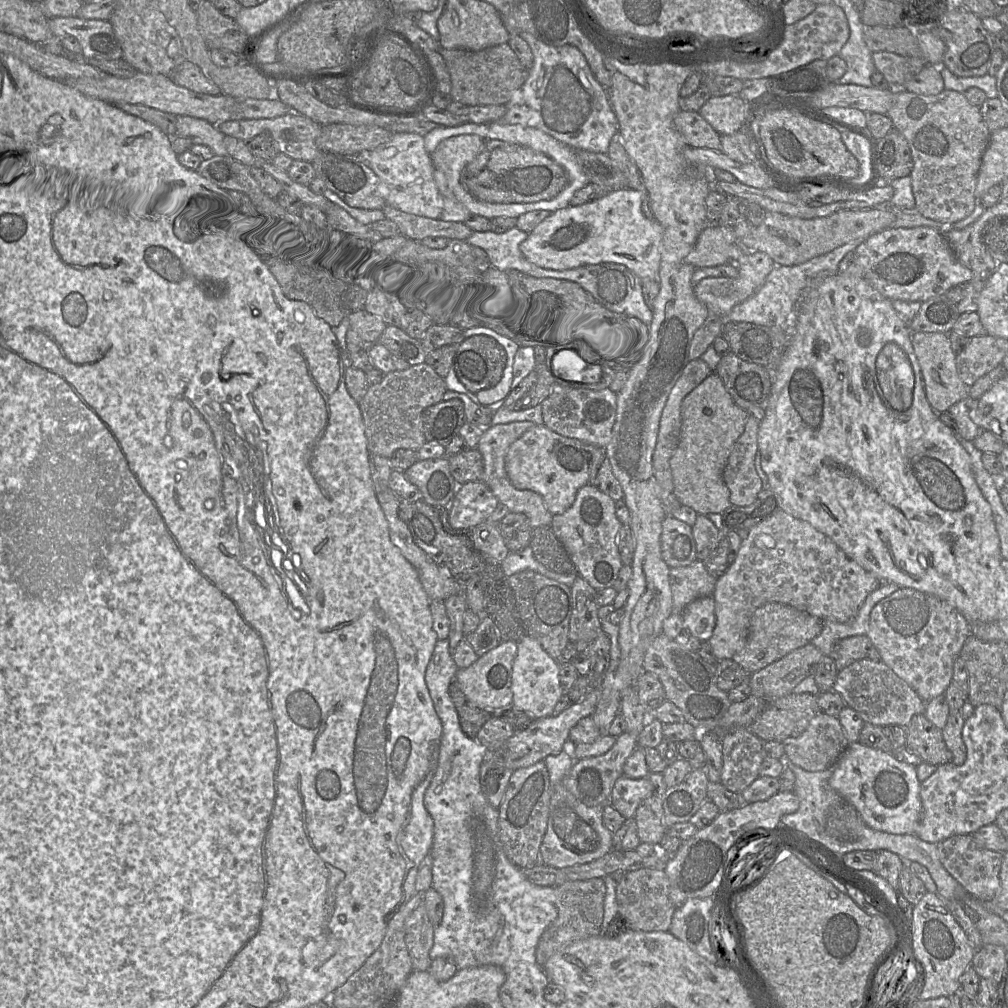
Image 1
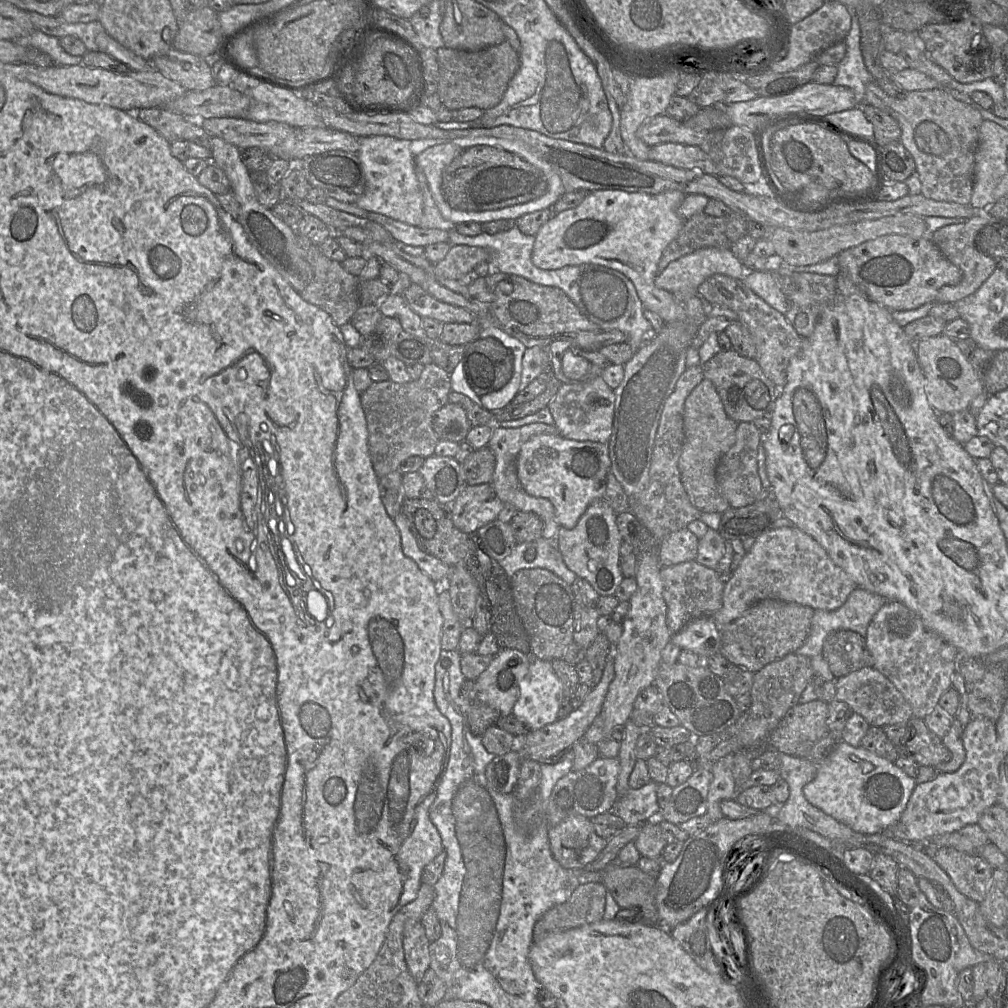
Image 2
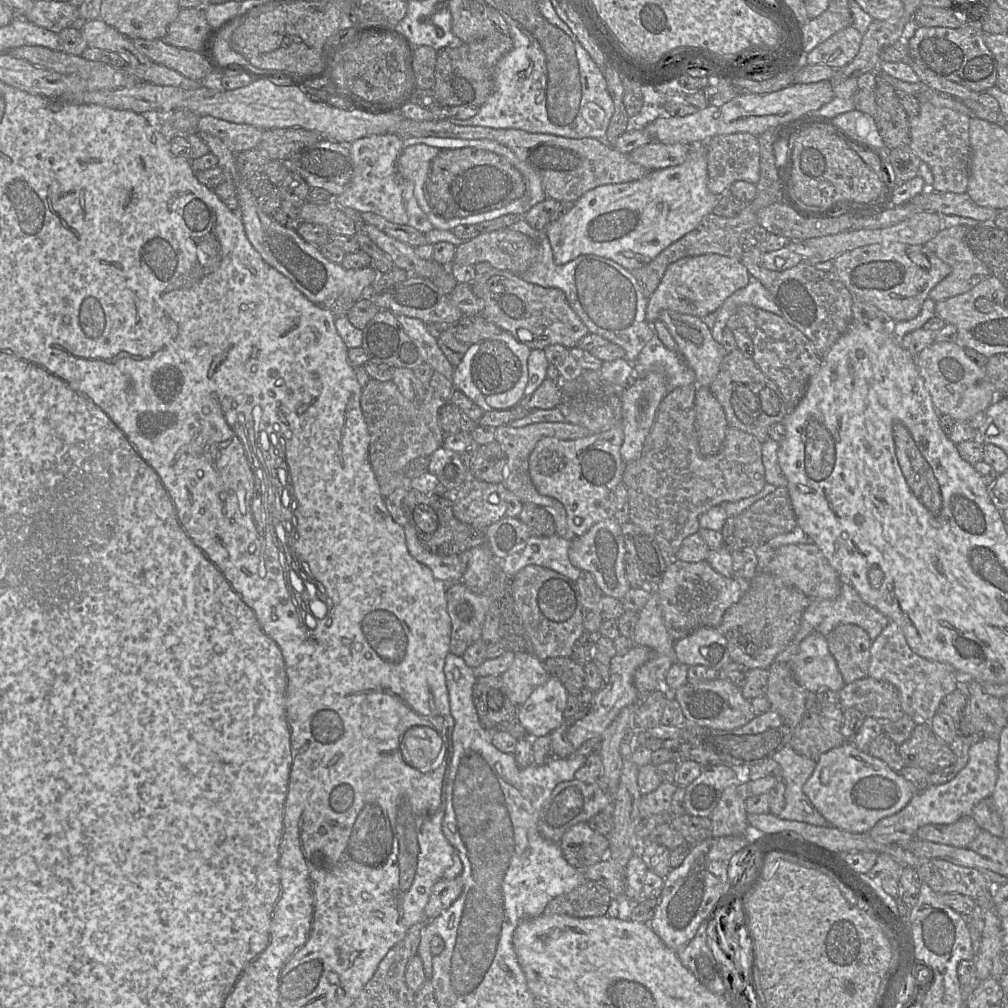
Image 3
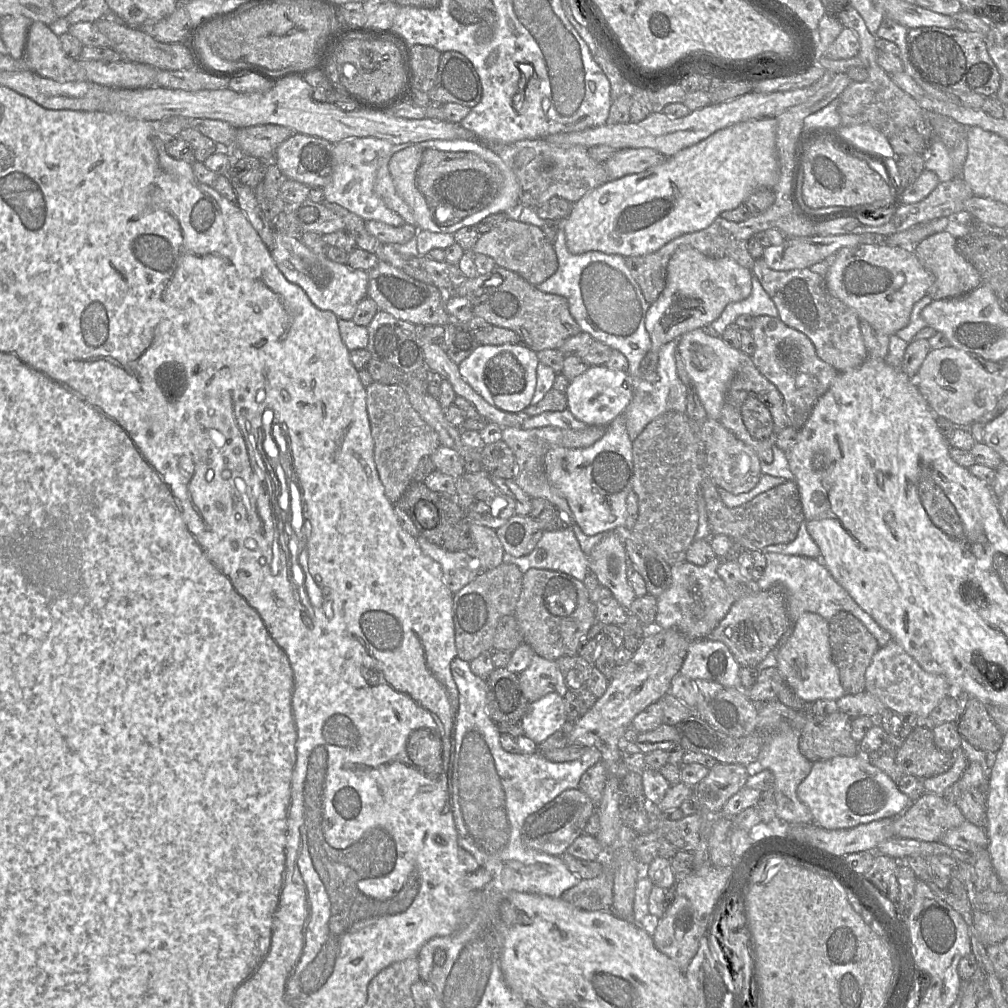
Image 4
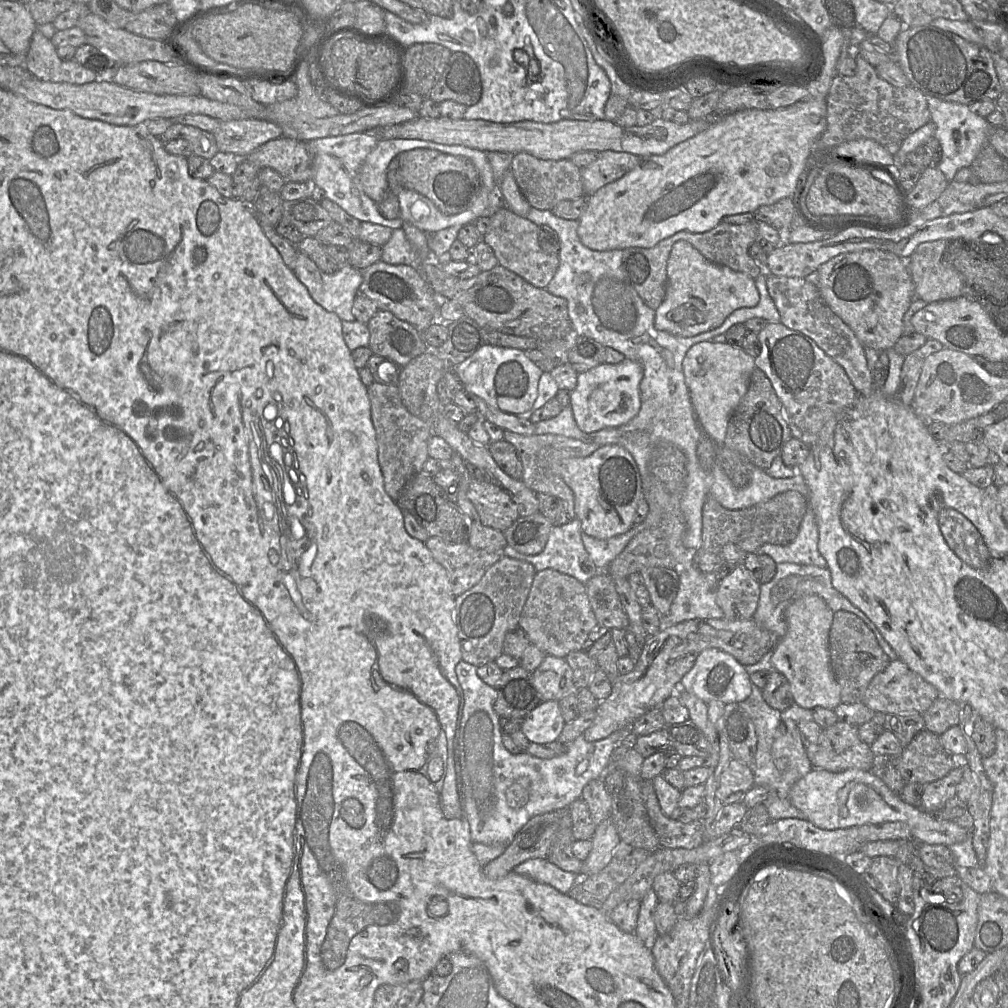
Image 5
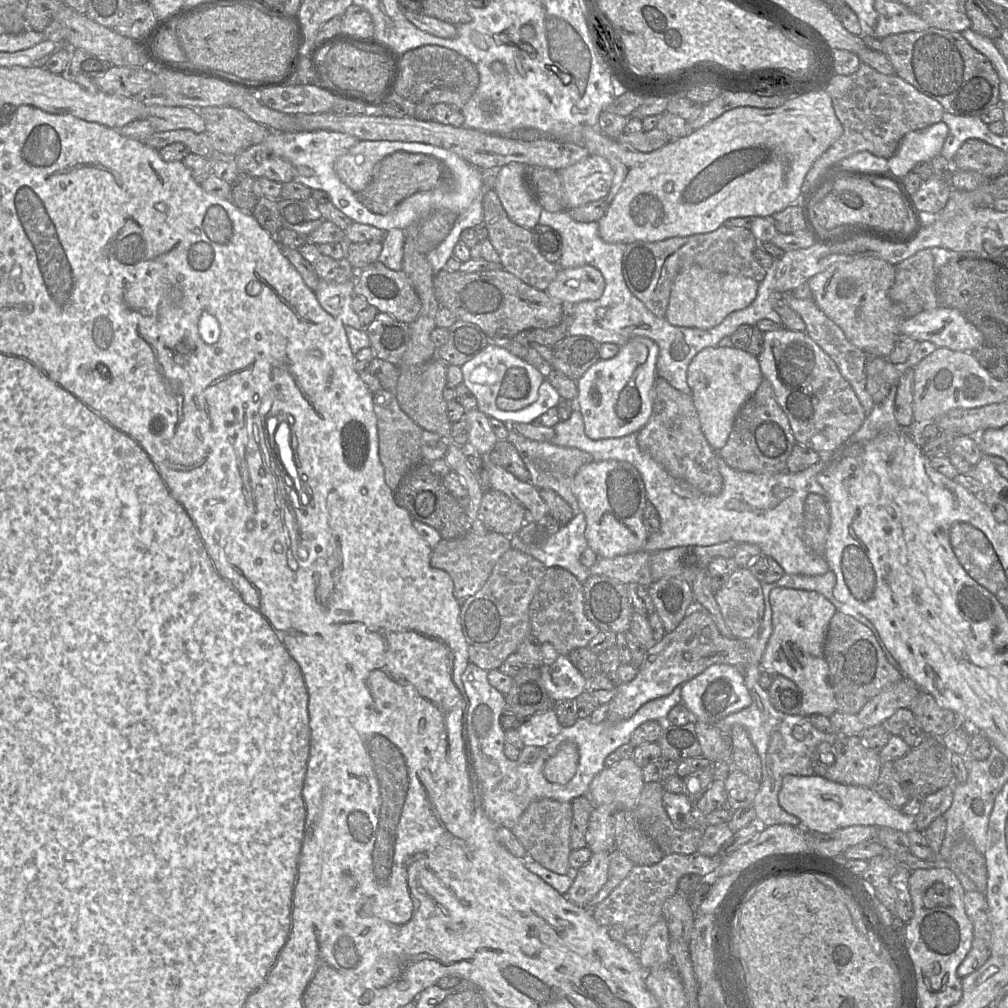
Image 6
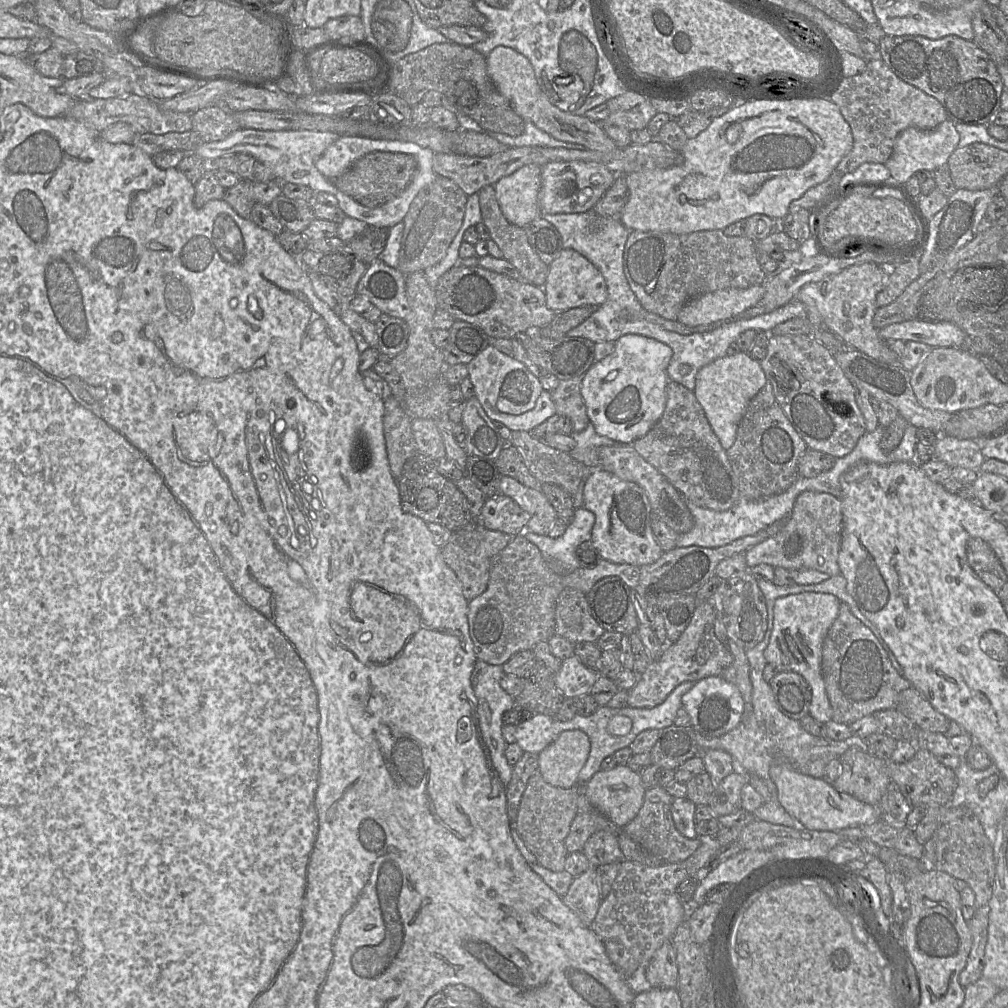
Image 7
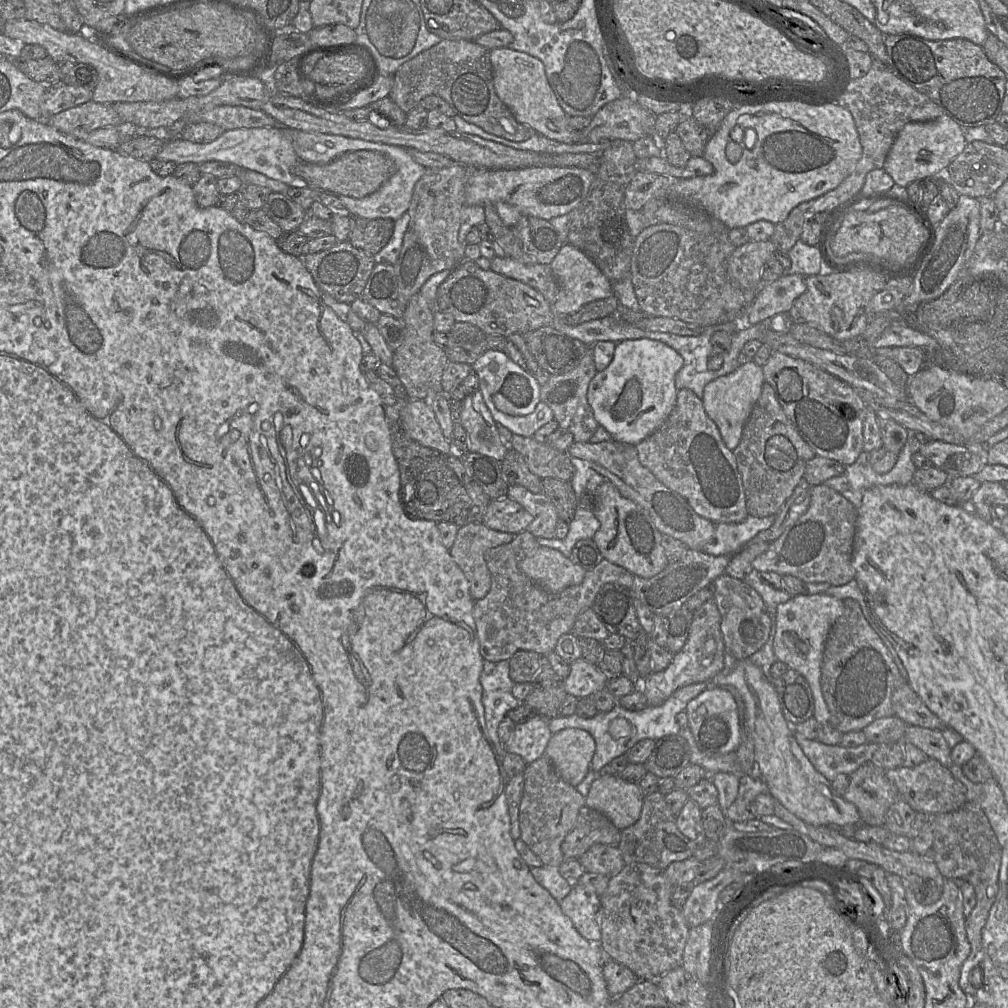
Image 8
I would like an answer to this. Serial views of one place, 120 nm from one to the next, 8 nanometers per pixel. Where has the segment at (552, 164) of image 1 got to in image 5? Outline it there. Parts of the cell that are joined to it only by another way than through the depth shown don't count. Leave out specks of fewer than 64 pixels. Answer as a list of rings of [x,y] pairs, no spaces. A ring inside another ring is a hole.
[[[417,148],[398,156],[397,181],[405,189],[412,190],[431,200],[440,212],[455,215],[467,210],[480,189],[480,175],[466,157],[442,153],[438,150]]]

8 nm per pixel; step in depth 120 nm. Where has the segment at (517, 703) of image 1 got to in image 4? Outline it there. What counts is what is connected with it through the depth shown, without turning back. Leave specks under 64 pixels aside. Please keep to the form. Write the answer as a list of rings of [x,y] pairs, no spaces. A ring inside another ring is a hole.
[[[552,692],[531,702],[521,721],[524,735],[539,745],[566,722],[563,697]]]

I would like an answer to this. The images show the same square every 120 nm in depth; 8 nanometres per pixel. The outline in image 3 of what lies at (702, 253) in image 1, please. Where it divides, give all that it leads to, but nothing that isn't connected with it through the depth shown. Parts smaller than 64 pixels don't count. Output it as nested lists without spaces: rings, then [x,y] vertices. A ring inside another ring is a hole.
[[[720,254],[687,256],[671,263],[657,289],[650,296],[646,318],[653,323],[663,310],[673,310],[700,318],[716,311],[737,290],[748,285],[750,274],[740,259]]]

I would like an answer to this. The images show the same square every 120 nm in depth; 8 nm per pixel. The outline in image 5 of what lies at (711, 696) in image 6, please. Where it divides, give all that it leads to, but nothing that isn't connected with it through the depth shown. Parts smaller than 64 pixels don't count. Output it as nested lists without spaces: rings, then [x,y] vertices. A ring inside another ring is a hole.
[[[717,648],[703,650],[694,666],[681,679],[683,690],[693,693],[704,702],[721,701],[724,704],[739,703],[751,695],[751,681],[745,666],[732,655]]]

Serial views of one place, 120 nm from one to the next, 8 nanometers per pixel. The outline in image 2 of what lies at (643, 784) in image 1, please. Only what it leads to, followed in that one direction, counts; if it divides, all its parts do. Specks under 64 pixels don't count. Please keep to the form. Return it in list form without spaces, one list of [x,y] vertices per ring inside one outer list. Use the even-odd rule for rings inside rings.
[[[652,780],[639,789],[629,789],[616,801],[613,811],[625,825],[642,825],[655,819],[661,809],[657,803],[657,783]]]

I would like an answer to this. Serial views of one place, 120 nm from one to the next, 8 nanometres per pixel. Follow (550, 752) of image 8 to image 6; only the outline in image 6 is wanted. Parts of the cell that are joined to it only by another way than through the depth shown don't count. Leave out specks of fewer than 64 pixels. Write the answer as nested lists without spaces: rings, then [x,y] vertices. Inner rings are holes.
[[[565,741],[545,762],[543,774],[549,782],[564,785],[574,777],[578,762],[577,745],[572,741]]]

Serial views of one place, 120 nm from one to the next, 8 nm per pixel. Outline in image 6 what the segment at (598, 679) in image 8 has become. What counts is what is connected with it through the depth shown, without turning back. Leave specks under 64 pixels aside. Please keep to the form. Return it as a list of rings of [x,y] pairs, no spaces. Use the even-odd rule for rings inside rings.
[[[559,655],[549,666],[540,666],[544,686],[556,702],[575,700],[587,690],[587,680],[567,656]]]

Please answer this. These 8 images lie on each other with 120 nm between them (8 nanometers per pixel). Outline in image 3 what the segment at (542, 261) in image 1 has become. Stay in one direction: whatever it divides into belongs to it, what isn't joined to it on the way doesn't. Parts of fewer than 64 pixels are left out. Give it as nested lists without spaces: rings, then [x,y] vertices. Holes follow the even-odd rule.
[[[692,143],[685,144],[690,145],[690,152],[687,160],[678,166],[668,167],[665,169],[657,169],[650,171],[645,177],[634,180],[630,182],[620,183],[620,184],[607,184],[598,186],[584,195],[582,195],[576,202],[573,208],[566,213],[563,217],[555,221],[554,223],[549,223],[545,229],[545,233],[550,242],[553,259],[557,265],[564,265],[570,261],[578,258],[581,255],[596,255],[616,262],[623,268],[631,271],[636,268],[640,268],[649,262],[651,262],[655,257],[657,257],[663,250],[669,247],[674,242],[681,239],[684,235],[694,230],[702,218],[709,213],[712,213],[715,206],[717,205],[721,196],[713,194],[708,189],[708,165],[707,165],[707,147],[702,143]],[[663,310],[660,313],[659,319],[666,324],[677,344],[679,354],[694,371],[695,383],[698,387],[707,387],[710,389],[711,384],[720,371],[724,352],[721,345],[713,339],[711,329],[703,318],[690,314],[682,314],[673,310]]]

